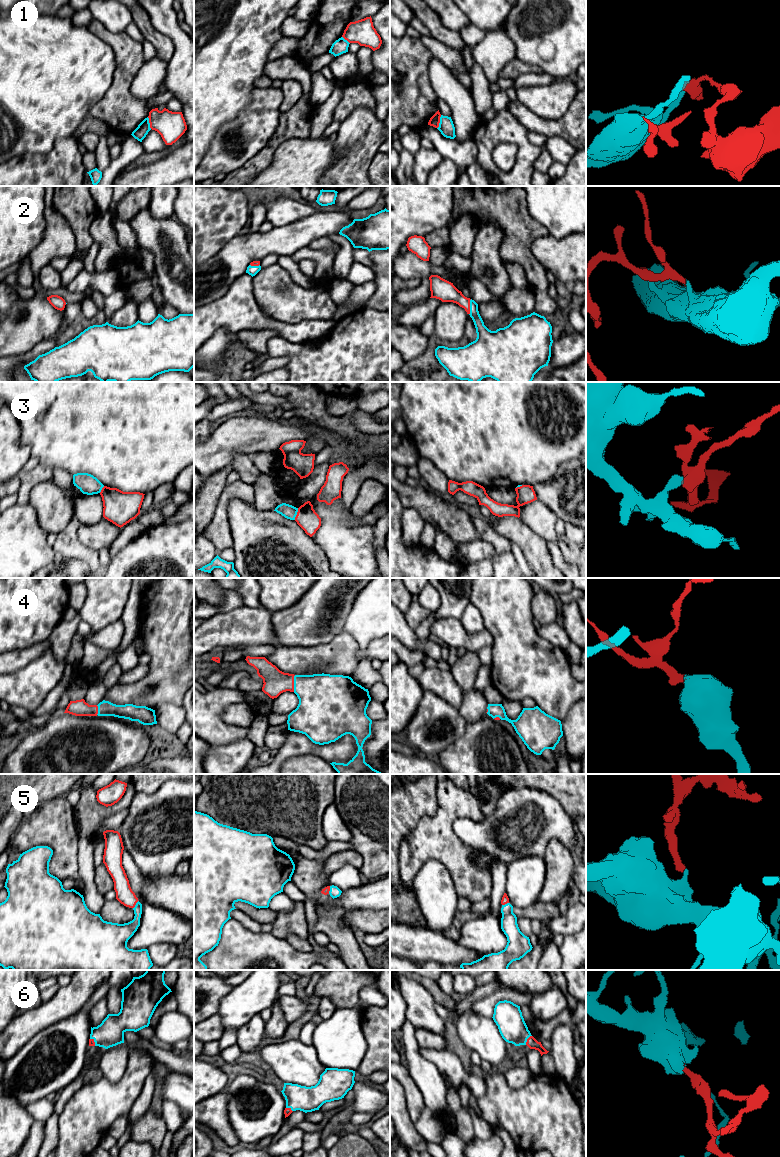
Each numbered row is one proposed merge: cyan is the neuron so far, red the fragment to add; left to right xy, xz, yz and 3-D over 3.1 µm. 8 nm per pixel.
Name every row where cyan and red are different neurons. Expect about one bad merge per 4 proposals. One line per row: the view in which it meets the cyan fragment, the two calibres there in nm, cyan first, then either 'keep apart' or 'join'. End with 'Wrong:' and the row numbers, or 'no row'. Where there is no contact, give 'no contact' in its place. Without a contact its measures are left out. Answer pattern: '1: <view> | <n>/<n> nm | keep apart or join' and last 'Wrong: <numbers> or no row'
1: yz | 120/90 nm | keep apart
2: yz | 110/160 nm | join
3: xz | 110/170 nm | keep apart
4: xz | 360/190 nm | join
5: xy | 140/140 nm | join
6: yz | 220/90 nm | join
Wrong: 1, 3

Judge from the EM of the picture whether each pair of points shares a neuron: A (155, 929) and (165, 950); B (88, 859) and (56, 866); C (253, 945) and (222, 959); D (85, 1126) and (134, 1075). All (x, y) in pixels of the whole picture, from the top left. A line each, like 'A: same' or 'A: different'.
A: different
B: different
C: same
D: same

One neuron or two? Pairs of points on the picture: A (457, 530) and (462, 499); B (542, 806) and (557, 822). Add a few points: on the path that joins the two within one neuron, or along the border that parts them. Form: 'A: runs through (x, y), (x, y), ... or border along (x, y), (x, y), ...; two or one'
A: border along (457, 504), (465, 507); two
B: runs through (545, 810), (553, 818); one

